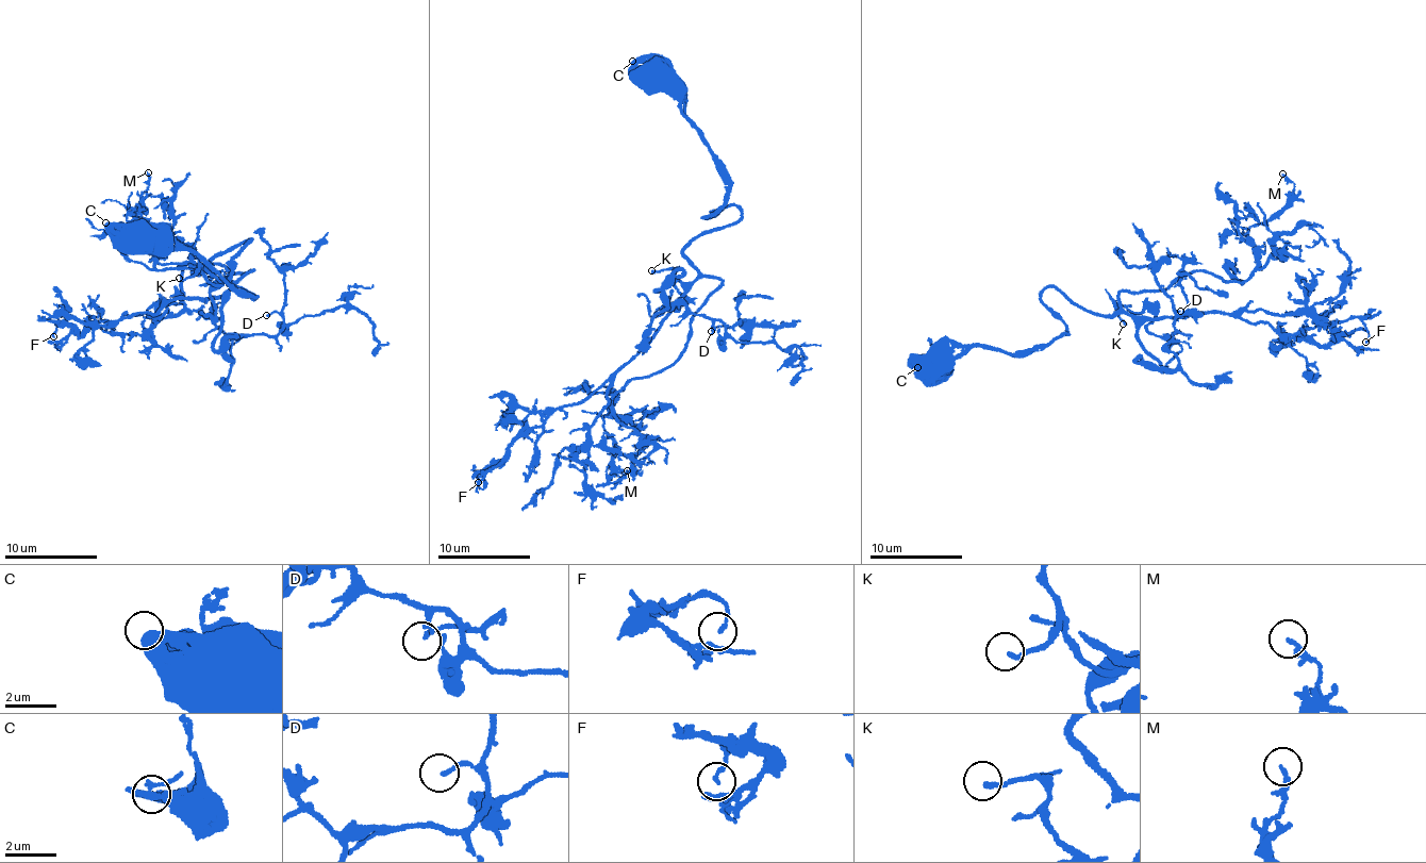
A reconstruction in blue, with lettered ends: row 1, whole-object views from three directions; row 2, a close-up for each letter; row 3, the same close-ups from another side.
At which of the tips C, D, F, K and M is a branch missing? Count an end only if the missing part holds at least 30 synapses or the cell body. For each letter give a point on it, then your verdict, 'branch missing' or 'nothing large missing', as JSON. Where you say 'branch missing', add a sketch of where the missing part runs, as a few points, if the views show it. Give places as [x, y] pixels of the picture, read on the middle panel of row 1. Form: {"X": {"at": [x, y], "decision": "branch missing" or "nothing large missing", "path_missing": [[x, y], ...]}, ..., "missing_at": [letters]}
{"C": {"at": [632, 61], "decision": "nothing large missing"}, "D": {"at": [711, 331], "decision": "nothing large missing"}, "F": {"at": [478, 482], "decision": "nothing large missing"}, "K": {"at": [651, 270], "decision": "nothing large missing"}, "M": {"at": [627, 470], "decision": "nothing large missing"}, "missing_at": []}

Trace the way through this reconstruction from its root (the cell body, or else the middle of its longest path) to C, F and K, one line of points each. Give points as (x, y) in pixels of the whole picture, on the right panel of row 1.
C: (1104, 316), (1053, 286), (1043, 302), (1066, 333), (1040, 350), (979, 345), (943, 370), (917, 367)
F: (1104, 316), (1127, 311), (1161, 320), (1215, 311), (1323, 345), (1362, 329), (1369, 334), (1365, 342)
K: (1104, 316), (1125, 312), (1140, 346), (1175, 369), (1172, 339), (1147, 329), (1146, 309), (1120, 305), (1123, 324)

